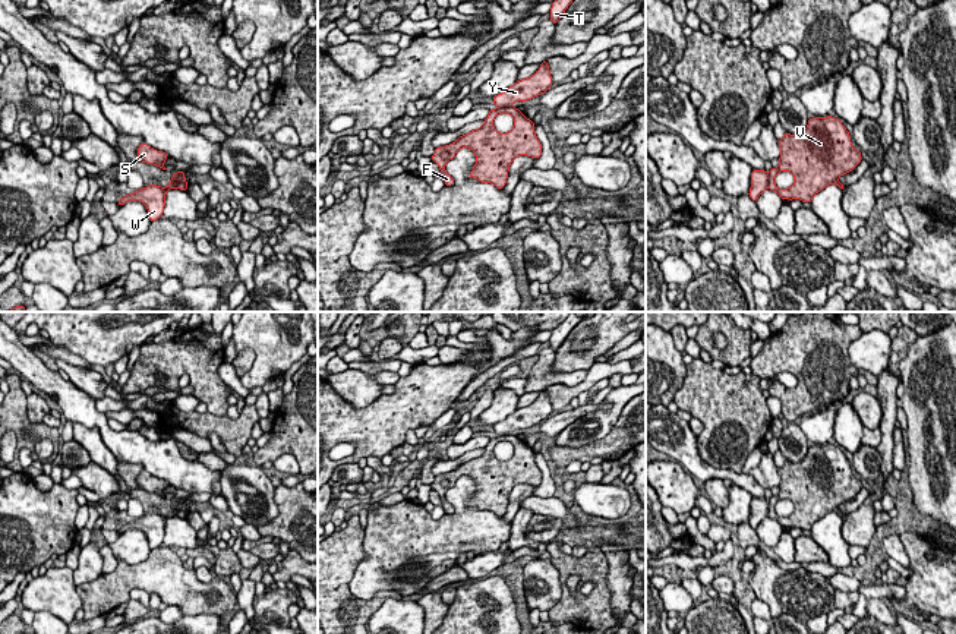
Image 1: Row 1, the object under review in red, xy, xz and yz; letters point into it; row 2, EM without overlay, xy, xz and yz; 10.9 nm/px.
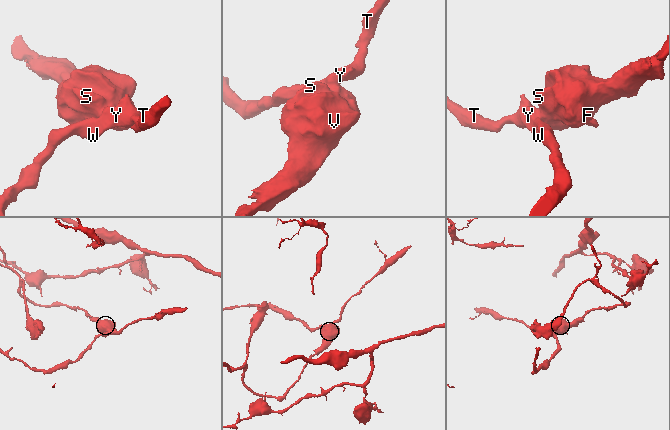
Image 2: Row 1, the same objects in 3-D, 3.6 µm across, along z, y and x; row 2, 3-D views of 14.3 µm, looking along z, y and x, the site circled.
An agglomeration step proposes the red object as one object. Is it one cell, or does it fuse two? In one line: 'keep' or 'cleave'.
cleave

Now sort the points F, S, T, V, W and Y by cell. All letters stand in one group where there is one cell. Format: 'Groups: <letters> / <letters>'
Groups: F S V / T W Y

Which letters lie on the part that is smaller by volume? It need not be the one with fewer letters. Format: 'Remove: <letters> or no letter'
Remove: F, S, V

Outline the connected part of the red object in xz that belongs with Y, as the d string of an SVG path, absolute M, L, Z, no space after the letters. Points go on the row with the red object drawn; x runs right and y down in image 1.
M546 61L540 63L539 70L527 79L517 81L505 92L493 97L493 104L498 108L511 107L512 102L527 101L540 94L545 94L552 85L552 76Z

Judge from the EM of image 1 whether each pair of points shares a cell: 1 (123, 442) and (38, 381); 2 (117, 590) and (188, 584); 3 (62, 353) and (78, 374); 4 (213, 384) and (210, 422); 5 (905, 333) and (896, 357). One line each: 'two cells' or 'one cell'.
1: one cell
2: one cell
3: two cells
4: two cells
5: one cell

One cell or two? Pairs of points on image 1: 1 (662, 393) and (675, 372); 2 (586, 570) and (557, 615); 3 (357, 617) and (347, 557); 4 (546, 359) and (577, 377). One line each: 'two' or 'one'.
1: one
2: one
3: one
4: one

